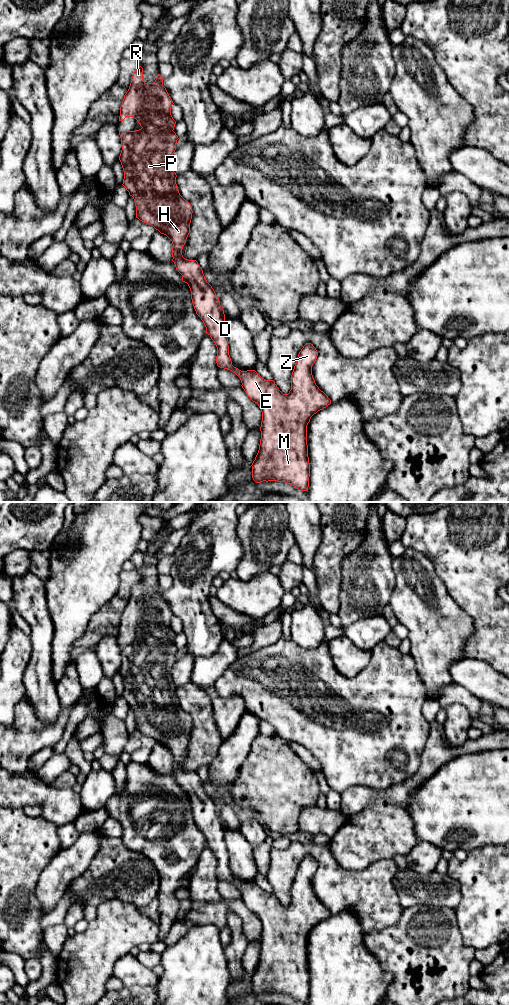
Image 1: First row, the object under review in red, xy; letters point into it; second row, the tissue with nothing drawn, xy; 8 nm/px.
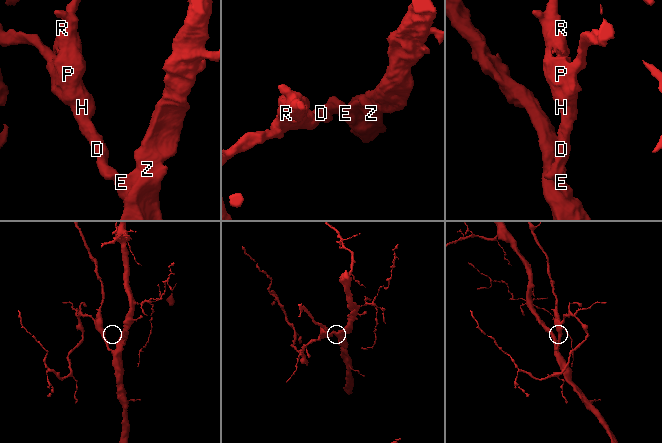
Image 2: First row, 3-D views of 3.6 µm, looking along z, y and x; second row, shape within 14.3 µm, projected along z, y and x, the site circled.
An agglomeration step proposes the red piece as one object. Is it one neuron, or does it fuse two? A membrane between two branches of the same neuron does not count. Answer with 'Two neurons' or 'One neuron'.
One neuron

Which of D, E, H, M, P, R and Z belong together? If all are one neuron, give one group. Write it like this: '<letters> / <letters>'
D E H M P R Z

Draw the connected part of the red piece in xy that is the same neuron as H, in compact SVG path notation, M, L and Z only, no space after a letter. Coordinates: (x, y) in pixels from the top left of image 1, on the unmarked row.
M139 578L131 590L129 601L120 619L119 633L123 633L126 629L134 629L142 639L135 643L119 643L122 657L119 672L124 683L122 697L134 711L136 730L153 738L172 753L172 773L176 782L182 787L182 793L188 796L196 826L203 833L206 845L217 859L217 878L235 885L240 890L241 898L247 908L261 921L260 957L251 977L253 992L256 995L285 994L301 1003L308 1003L310 975L307 937L314 926L331 916L331 912L319 901L312 887L312 878L317 871L318 864L311 855L303 858L291 887L291 902L288 906L283 906L273 892L265 892L255 882L241 883L232 877L224 840L225 826L219 809L205 791L198 774L185 771L182 767L183 758L190 745L193 723L191 716L179 705L176 696L177 687L171 678L171 669L179 651L173 643L176 636L171 627L173 616L163 598L161 587L158 586L153 595L145 595L143 580Z

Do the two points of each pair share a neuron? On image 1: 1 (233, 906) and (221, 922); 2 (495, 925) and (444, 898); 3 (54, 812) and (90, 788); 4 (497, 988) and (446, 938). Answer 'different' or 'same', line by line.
1: same
2: different
3: different
4: different

